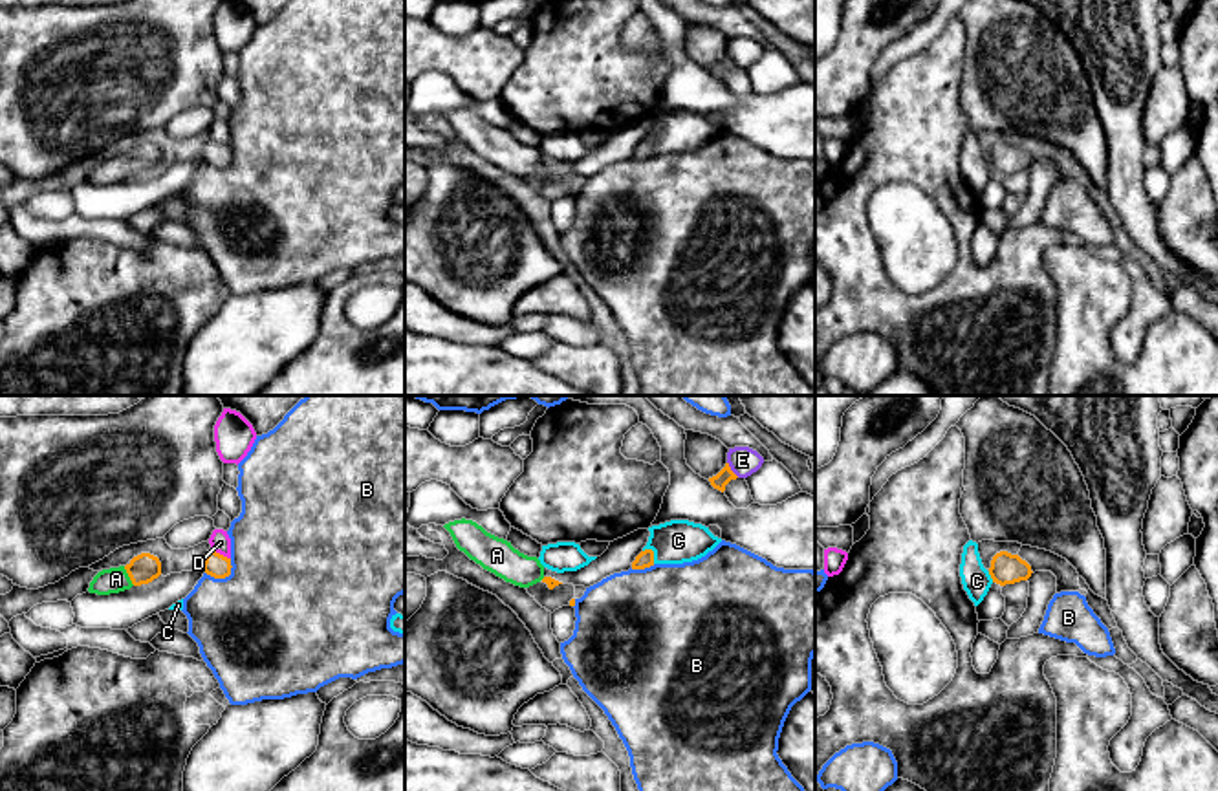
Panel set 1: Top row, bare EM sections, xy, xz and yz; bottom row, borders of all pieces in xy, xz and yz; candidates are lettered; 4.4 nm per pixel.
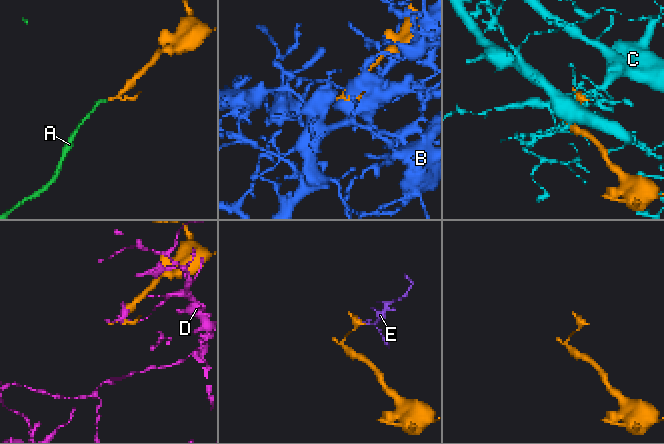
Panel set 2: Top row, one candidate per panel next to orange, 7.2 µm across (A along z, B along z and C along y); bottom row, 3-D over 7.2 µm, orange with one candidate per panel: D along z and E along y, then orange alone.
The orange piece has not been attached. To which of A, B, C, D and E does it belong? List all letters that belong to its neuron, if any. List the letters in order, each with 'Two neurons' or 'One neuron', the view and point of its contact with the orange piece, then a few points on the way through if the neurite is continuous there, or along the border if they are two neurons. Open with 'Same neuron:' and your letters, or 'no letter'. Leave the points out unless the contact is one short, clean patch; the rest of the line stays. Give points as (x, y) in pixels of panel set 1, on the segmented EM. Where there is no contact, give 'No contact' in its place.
Same neuron: A
A: One neuron. Touches orange at xy (129, 575). Path across: xy (143, 568), (129, 575), (116, 579)
B: Two neurons. Touches orange at xy (224, 577)
C: Two neurons. Touches orange at xz (652, 553)
D: Two neurons. Touches orange at xy (218, 553)
E: Two neurons. Touches orange at xz (729, 469). Boundary: xz (728, 462), (739, 476)

